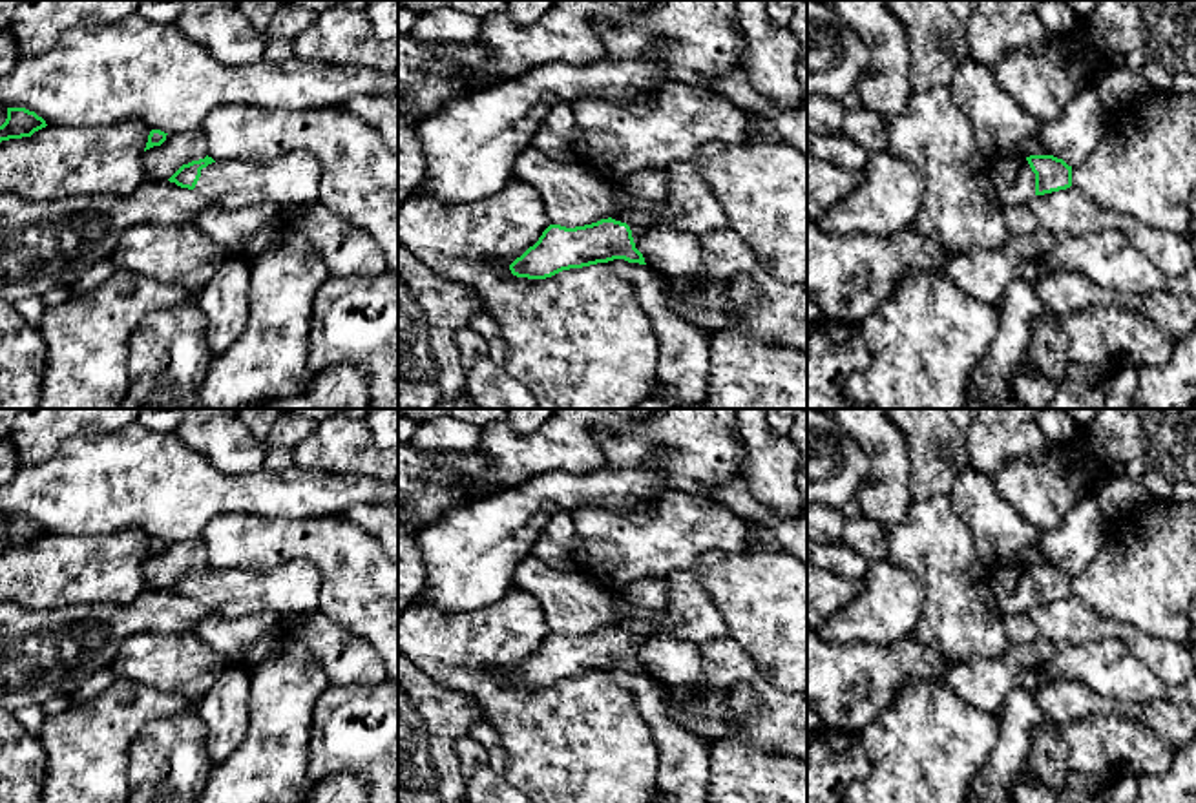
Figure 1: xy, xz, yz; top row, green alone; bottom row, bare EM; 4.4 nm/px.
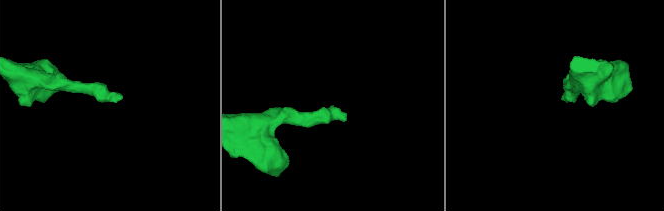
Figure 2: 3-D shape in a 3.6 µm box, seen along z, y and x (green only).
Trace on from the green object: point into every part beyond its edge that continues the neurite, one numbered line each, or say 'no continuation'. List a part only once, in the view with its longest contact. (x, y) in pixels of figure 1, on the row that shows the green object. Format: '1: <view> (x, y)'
1: yz (1014, 181)

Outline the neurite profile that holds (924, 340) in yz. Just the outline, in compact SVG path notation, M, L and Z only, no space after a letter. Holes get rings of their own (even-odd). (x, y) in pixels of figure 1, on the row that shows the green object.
M911 270L858 328L871 352L871 367L845 381L845 396L856 409L964 409L968 376L995 338L999 312L937 270Z

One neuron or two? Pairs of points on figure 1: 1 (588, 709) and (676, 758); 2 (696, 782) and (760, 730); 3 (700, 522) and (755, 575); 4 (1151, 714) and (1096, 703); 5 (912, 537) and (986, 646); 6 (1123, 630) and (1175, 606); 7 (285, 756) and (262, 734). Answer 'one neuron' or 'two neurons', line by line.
1: two neurons
2: two neurons
3: two neurons
4: one neuron
5: one neuron
6: two neurons
7: one neuron

